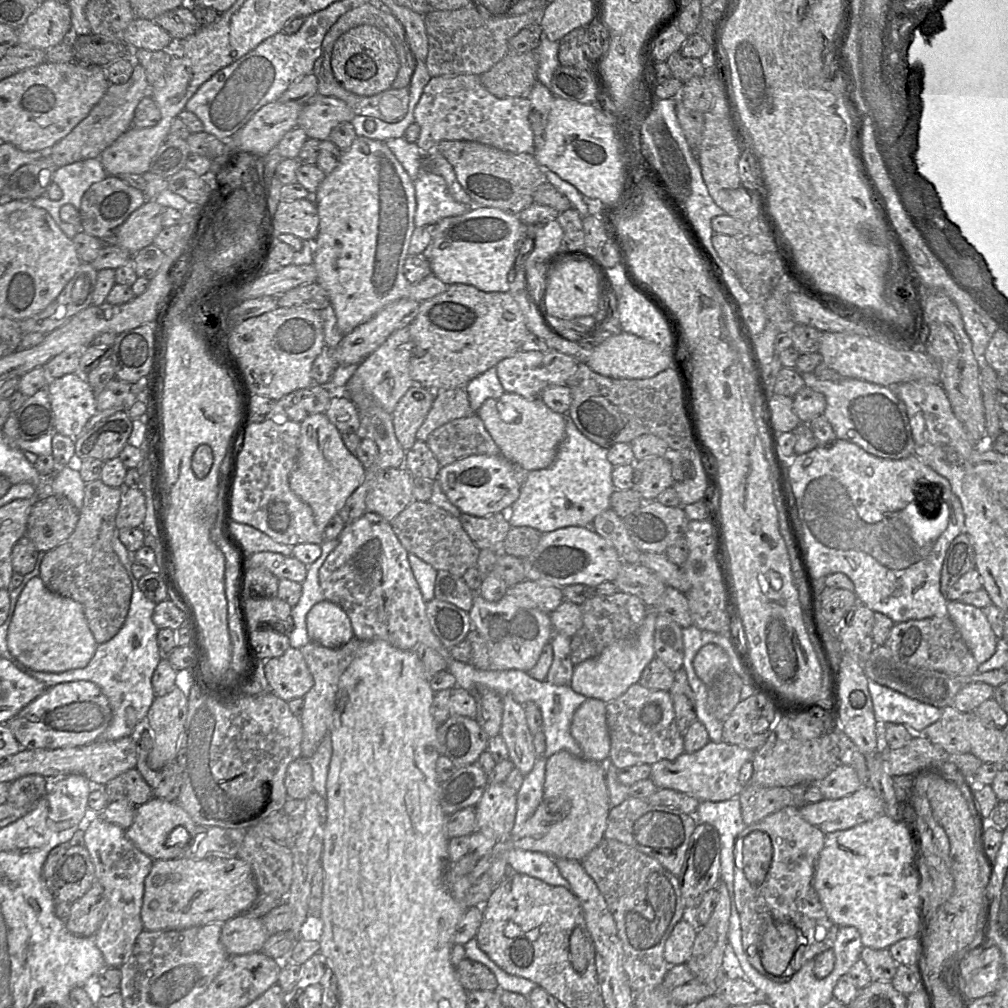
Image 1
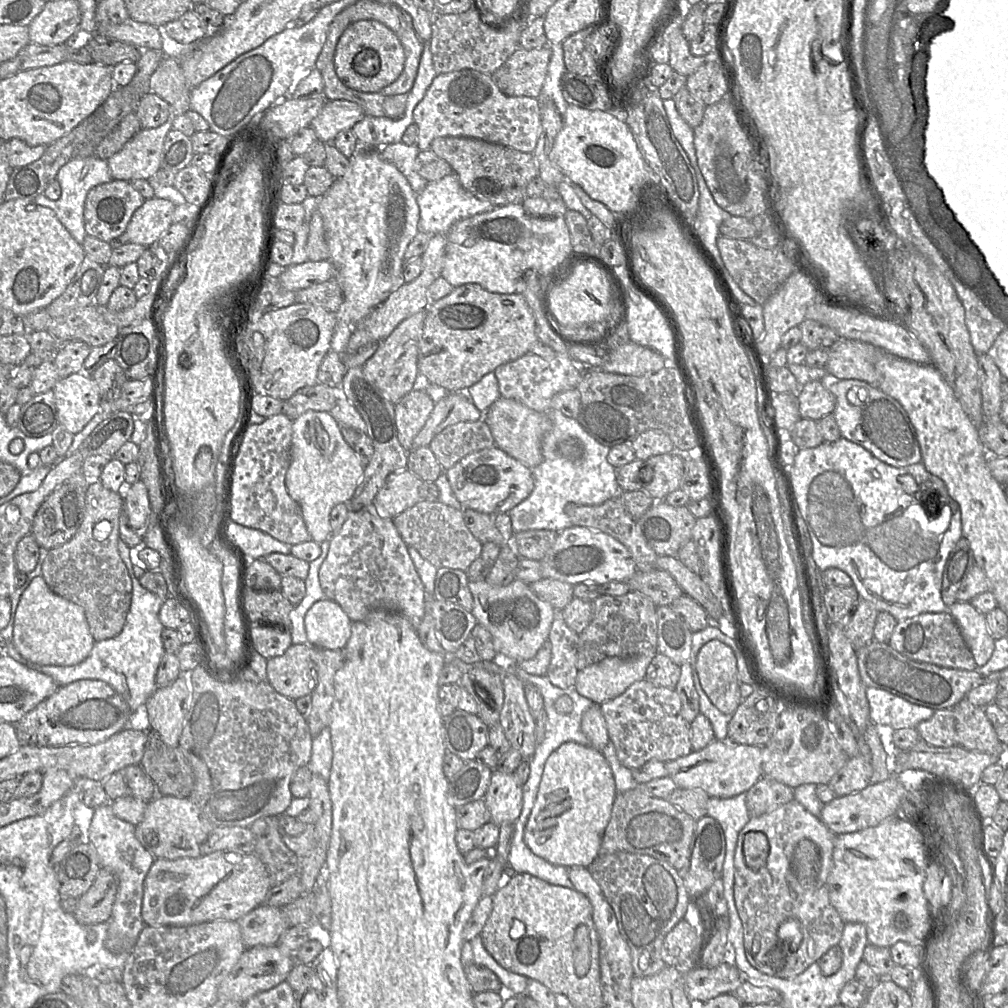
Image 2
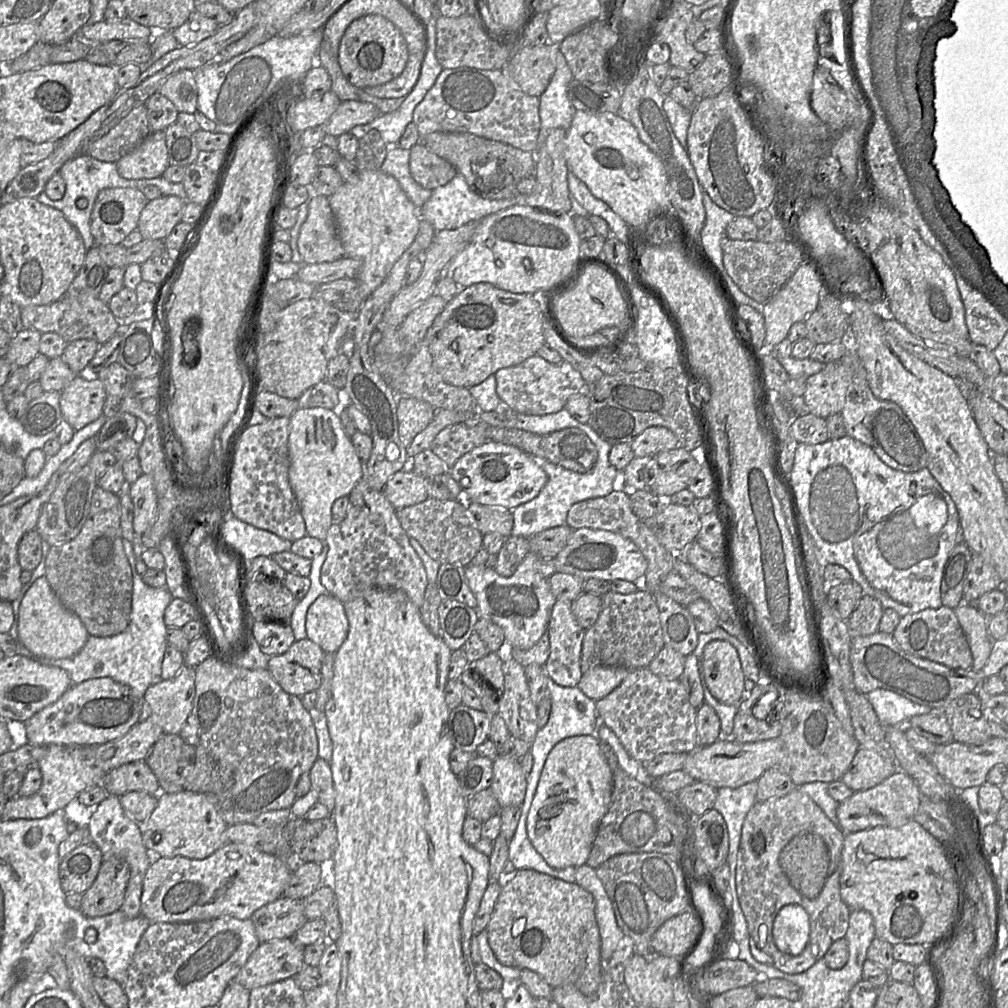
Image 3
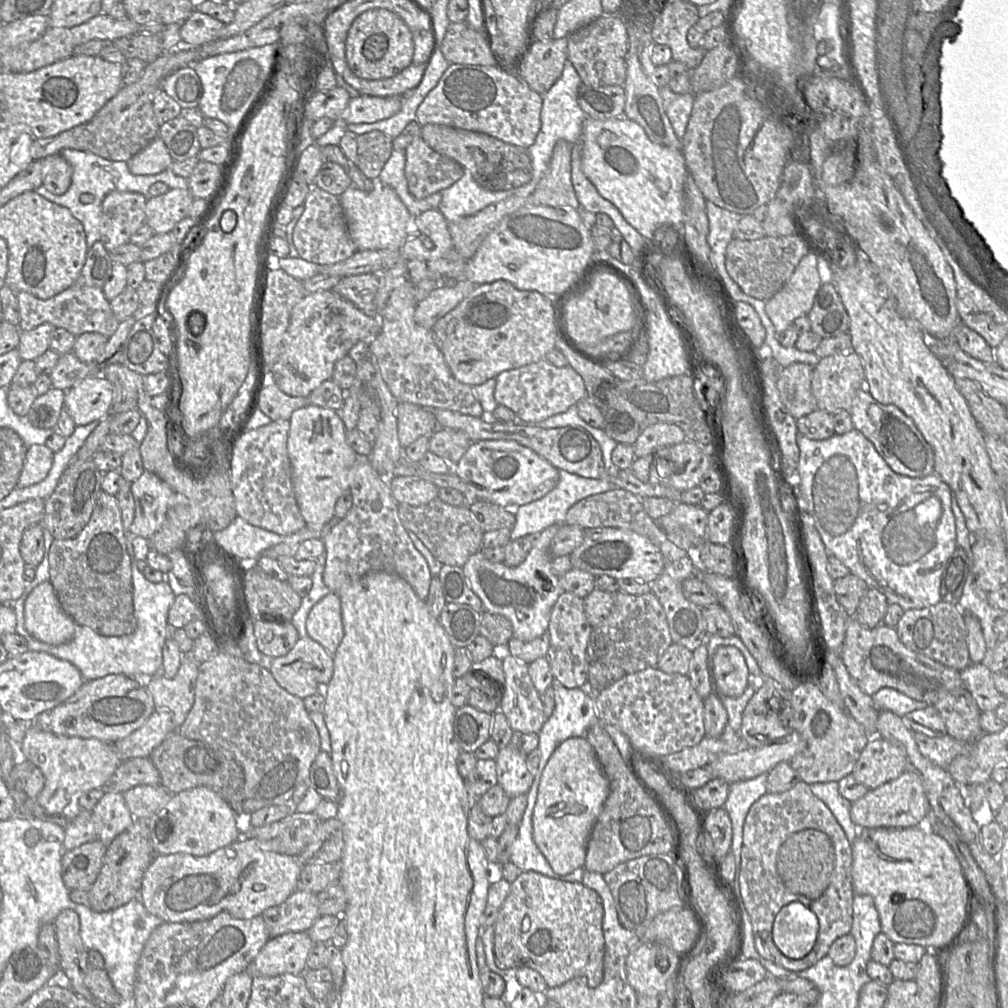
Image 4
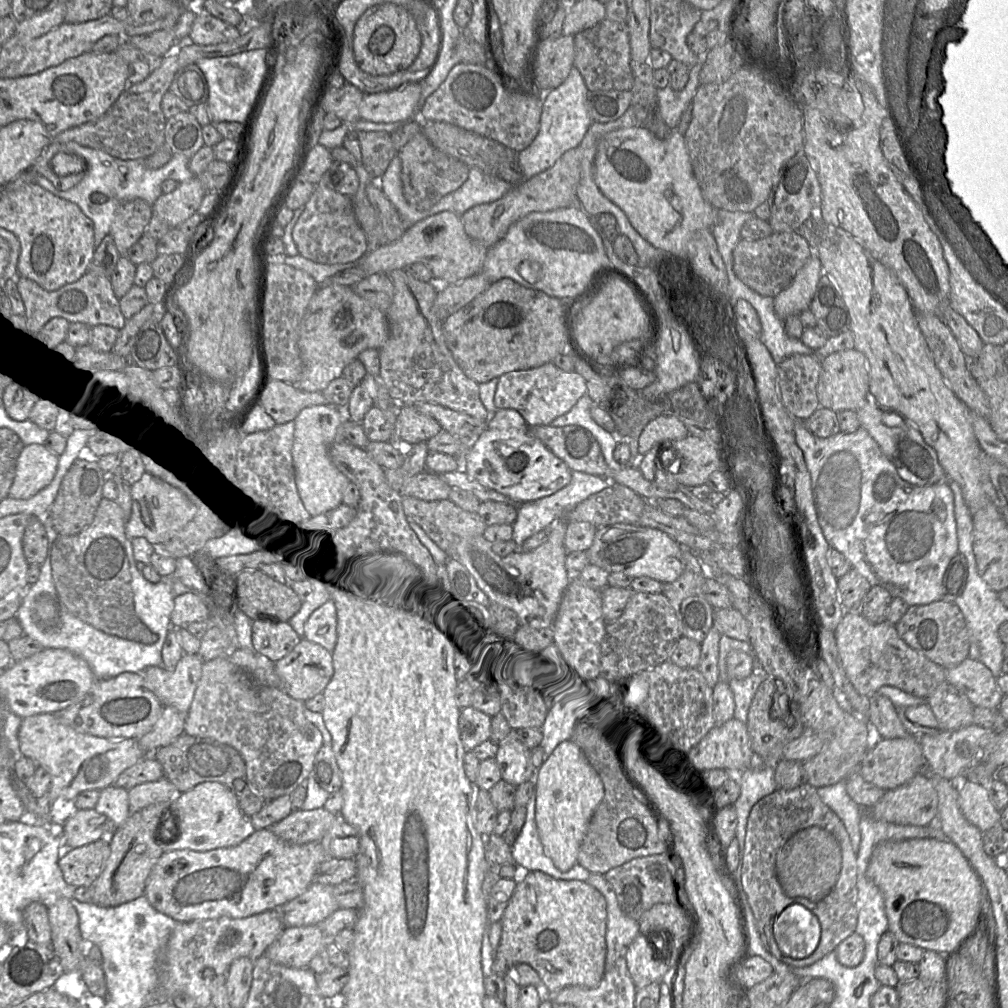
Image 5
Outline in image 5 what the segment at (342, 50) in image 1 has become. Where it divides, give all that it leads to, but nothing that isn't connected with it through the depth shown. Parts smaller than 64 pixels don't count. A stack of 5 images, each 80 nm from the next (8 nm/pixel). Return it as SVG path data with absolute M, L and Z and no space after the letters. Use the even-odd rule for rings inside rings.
M392 3L368 8L354 27L354 59L362 71L374 76L408 69L420 52L421 43L422 35L414 17L403 7Z

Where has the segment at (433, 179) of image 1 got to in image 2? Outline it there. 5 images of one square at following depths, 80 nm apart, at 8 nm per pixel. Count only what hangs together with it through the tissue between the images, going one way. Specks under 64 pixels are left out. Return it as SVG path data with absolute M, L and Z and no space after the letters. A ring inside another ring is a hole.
M456 173L437 181L428 182L422 191L416 193L416 202L420 211L419 230L429 235L446 234L458 221L480 213L491 212L496 207L500 207L489 201L481 200L465 190L461 186Z

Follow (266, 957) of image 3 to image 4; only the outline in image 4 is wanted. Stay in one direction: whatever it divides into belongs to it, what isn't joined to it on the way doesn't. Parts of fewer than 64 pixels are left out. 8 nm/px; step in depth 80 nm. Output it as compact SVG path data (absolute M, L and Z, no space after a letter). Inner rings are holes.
M306 931L270 938L246 970L252 977L302 975L307 969L307 957L314 945Z

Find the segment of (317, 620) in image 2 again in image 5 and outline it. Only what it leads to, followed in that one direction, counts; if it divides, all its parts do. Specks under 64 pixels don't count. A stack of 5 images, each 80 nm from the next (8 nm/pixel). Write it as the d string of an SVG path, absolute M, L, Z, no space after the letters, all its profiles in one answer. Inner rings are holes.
M332 595L305 622L304 638L332 653L337 642L337 611L337 597Z

